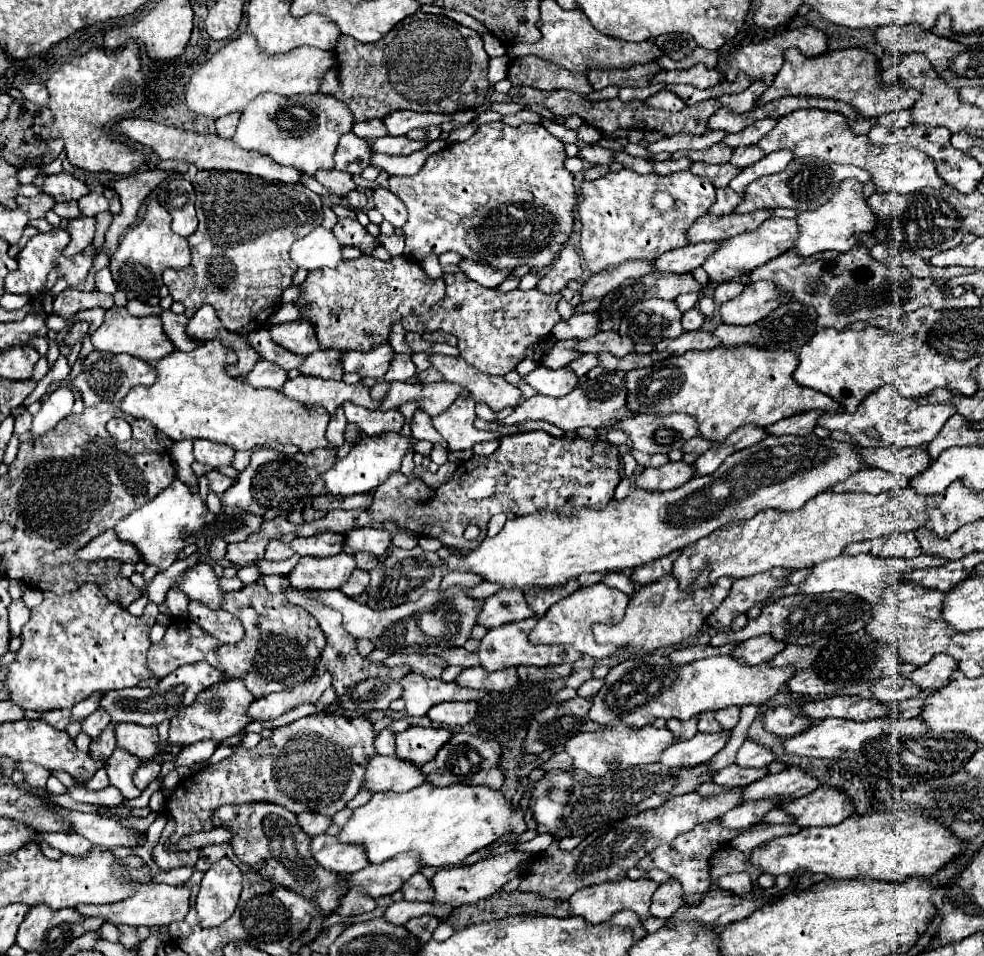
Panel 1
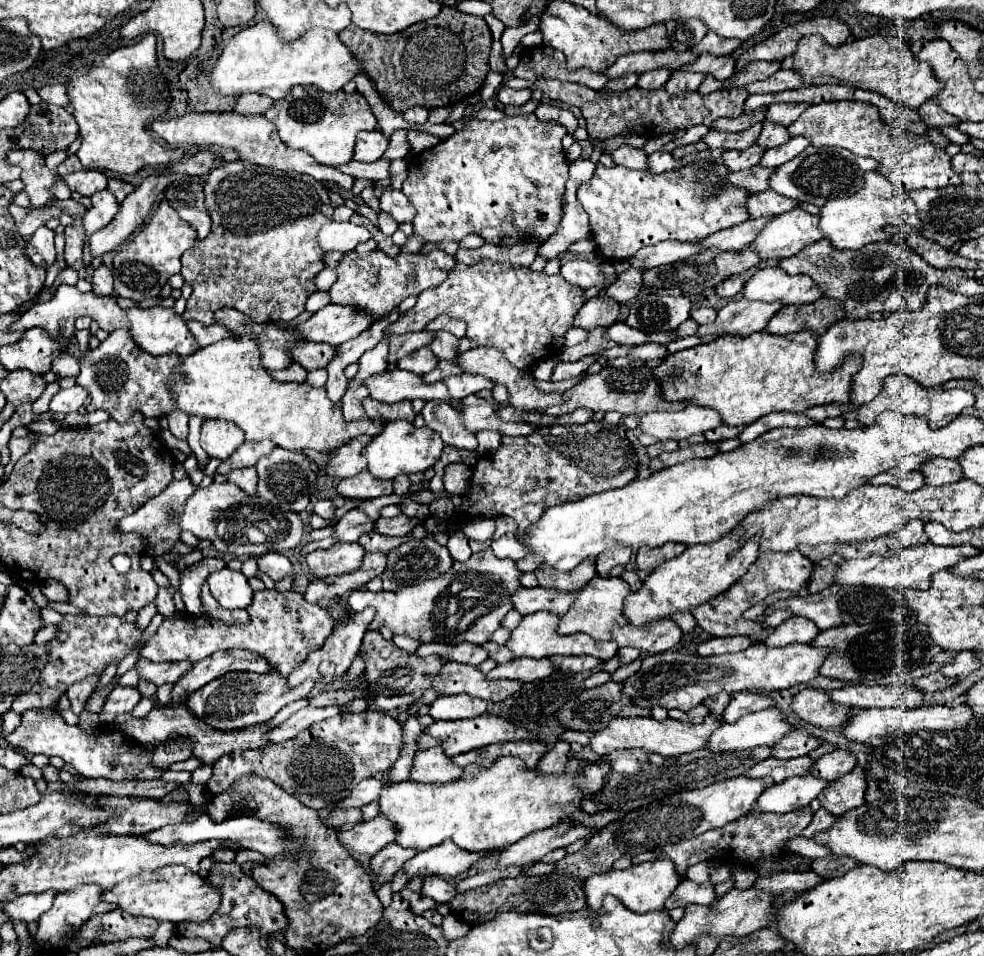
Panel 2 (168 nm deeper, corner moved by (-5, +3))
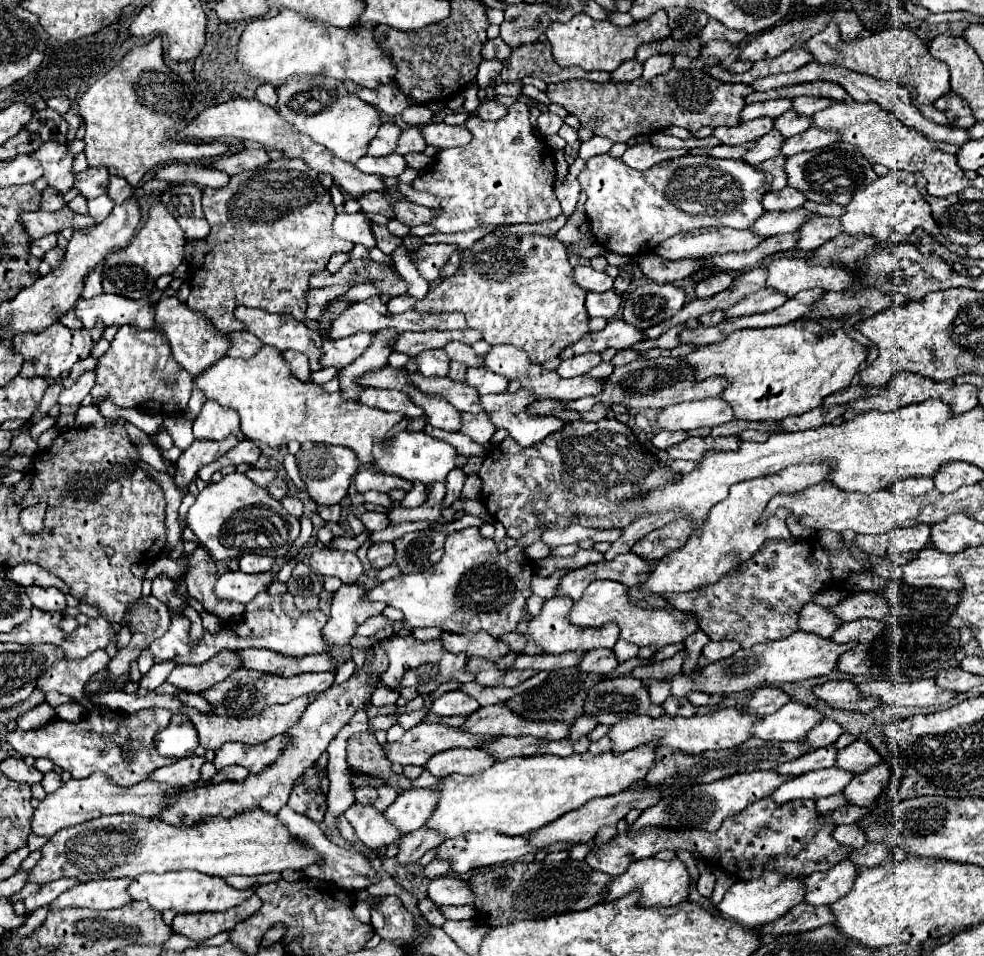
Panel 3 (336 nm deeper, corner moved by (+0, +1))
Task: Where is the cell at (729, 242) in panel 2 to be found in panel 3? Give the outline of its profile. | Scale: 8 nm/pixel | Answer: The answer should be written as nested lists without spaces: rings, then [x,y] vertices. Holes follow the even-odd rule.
[[[805,208],[793,210],[793,212],[765,212],[761,218],[757,218],[757,222],[753,222],[751,230],[755,236],[761,236],[761,238],[771,238],[783,232],[793,232],[797,230],[797,226],[801,226],[801,222],[805,222],[805,214],[811,214],[811,212],[807,212]]]

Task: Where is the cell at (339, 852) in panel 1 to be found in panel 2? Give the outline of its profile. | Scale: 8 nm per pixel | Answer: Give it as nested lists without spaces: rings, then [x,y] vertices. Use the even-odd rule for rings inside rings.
[[[376,816],[370,822],[360,822],[352,830],[340,832],[340,842],[356,852],[374,856],[380,848],[394,842],[394,824],[384,816]]]

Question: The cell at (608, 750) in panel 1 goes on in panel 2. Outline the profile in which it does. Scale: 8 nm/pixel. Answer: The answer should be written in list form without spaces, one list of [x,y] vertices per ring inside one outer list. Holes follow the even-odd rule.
[[[708,716],[702,724],[678,722],[672,718],[666,718],[662,722],[654,718],[618,718],[610,720],[608,728],[604,728],[602,732],[596,732],[596,736],[590,740],[590,748],[600,756],[614,750],[632,750],[632,748],[644,748],[660,756],[680,756],[694,750],[702,750],[708,744],[708,736],[722,724],[724,720],[714,720],[714,716]]]

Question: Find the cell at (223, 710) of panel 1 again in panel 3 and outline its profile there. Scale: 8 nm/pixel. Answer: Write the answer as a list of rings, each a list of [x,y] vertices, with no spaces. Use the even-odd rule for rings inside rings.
[[[235,670],[229,678],[223,682],[217,682],[217,686],[211,686],[209,690],[203,690],[201,696],[211,704],[215,716],[235,716],[235,718],[253,718],[261,714],[265,708],[273,704],[287,704],[297,696],[307,696],[313,692],[325,692],[335,674],[333,672],[319,672],[319,674],[297,674],[291,678],[281,678],[275,674],[257,674],[255,670]]]

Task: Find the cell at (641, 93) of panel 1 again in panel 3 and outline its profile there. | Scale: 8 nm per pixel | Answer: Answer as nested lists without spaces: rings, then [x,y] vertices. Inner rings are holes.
[[[657,54],[653,58],[649,58],[645,64],[643,64],[643,78],[649,82],[651,78],[655,76],[661,76],[665,72],[671,70],[671,64],[673,64],[673,58],[669,58],[667,54]]]

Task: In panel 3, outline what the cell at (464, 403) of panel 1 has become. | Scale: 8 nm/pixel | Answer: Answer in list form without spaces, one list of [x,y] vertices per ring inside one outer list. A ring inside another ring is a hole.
[[[519,390],[517,394],[503,392],[481,396],[479,404],[497,428],[507,430],[517,444],[527,448],[565,426],[565,422],[559,418],[529,418],[525,414],[525,406],[529,406],[533,400],[533,394]]]

